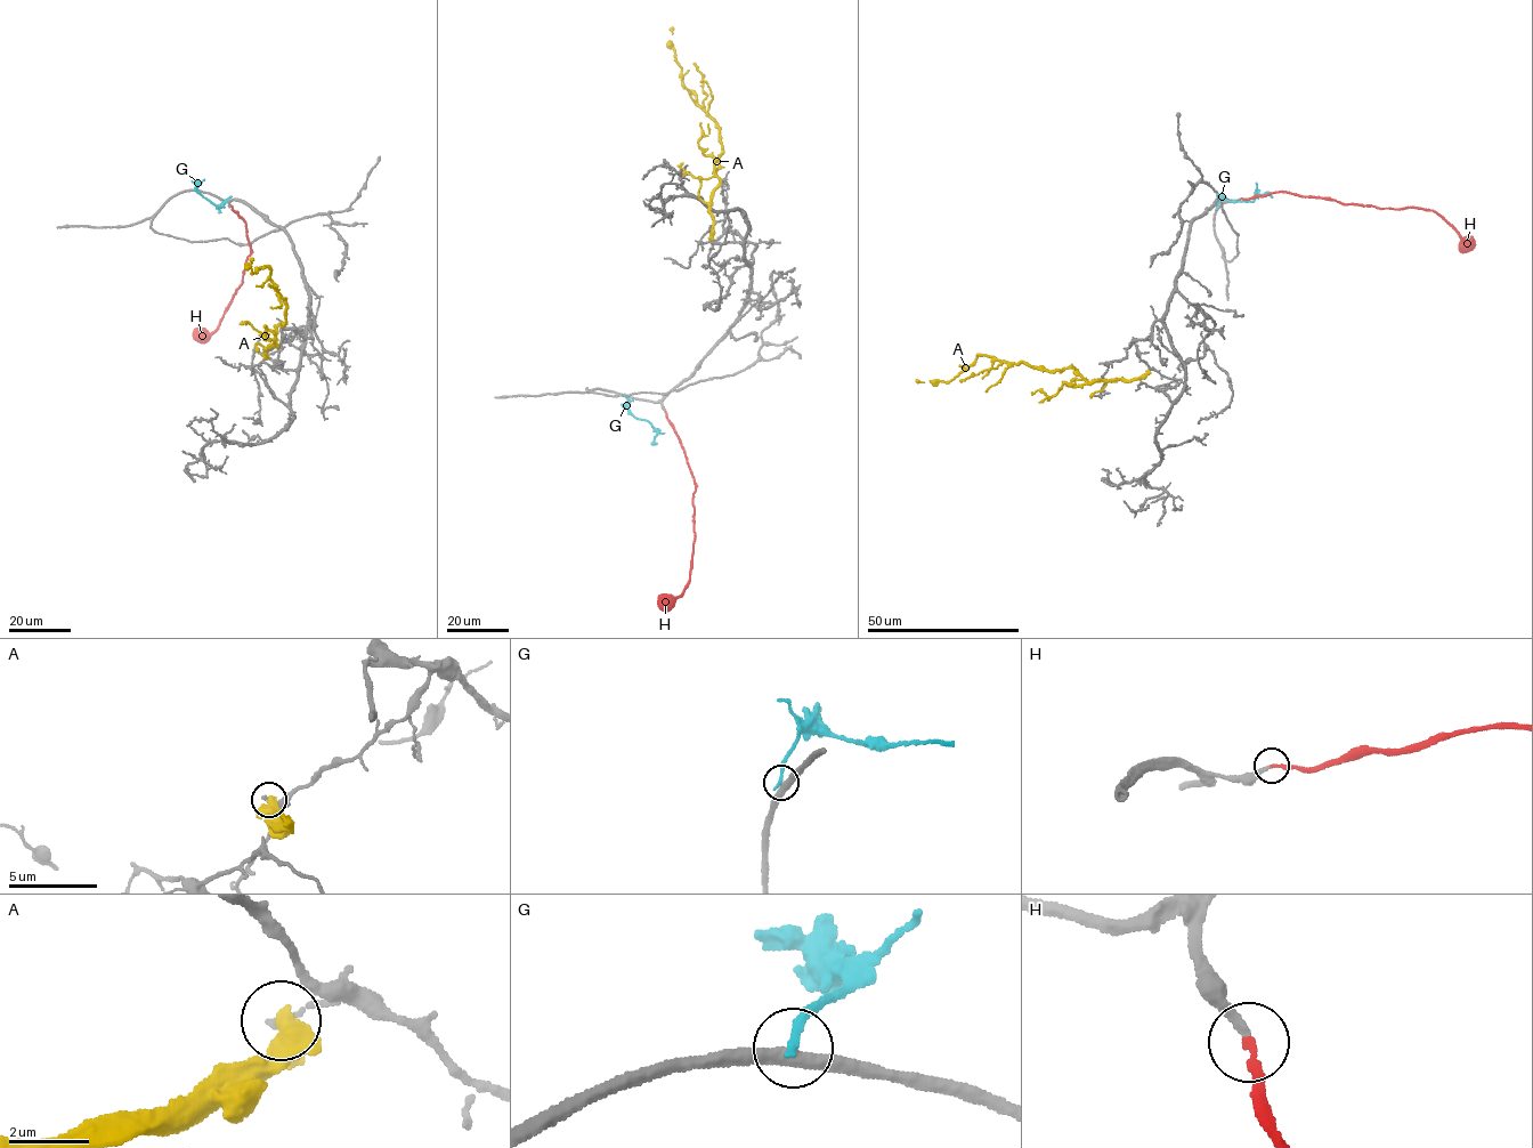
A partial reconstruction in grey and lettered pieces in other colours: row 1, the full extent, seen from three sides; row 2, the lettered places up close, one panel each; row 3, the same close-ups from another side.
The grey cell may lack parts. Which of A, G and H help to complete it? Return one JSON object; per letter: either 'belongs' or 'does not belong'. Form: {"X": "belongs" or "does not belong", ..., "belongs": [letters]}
{"A": "does not belong", "G": "does not belong", "H": "belongs", "belongs": ["H"]}

